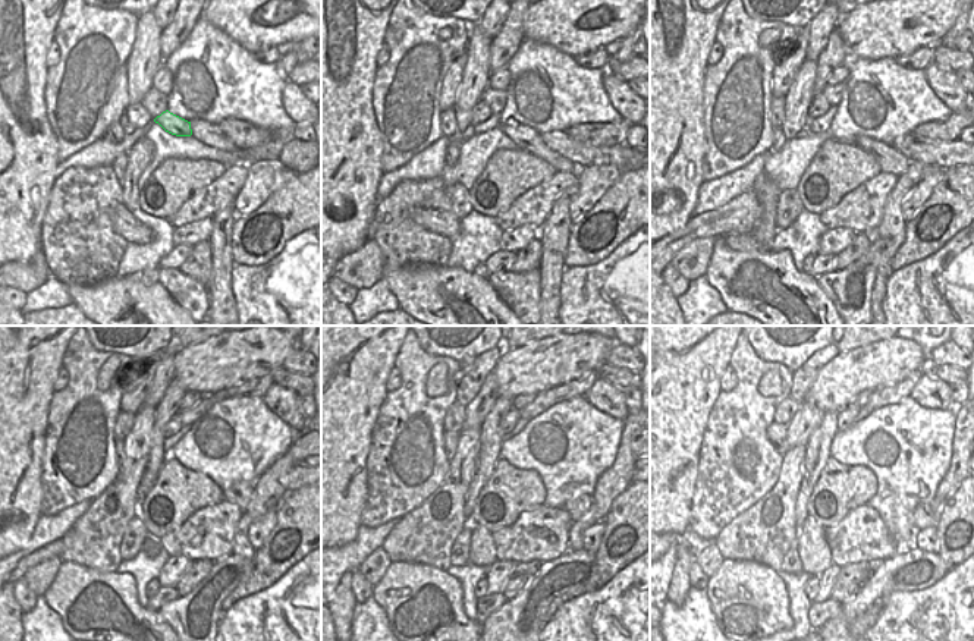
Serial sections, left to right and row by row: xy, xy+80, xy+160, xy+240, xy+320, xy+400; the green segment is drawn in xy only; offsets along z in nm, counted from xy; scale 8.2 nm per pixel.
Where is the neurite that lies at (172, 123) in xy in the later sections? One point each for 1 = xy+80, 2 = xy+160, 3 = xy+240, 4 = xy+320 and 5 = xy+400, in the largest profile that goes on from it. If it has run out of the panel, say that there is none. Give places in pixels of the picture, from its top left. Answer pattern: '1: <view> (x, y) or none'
1: xy+80 (525, 138)
2: xy+160 (891, 160)
3: xy+240 (239, 493)
4: xy+320 (578, 506)
5: xy+400 (924, 515)

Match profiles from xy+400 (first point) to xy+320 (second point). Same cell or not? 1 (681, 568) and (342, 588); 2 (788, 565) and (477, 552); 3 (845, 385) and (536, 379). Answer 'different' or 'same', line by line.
1: same
2: different
3: same

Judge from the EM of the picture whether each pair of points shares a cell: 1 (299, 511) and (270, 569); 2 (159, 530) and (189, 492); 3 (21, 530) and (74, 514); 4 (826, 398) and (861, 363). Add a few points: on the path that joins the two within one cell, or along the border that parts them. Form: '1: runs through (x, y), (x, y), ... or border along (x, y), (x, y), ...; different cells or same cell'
1: runs through (297, 525), (269, 555); same cell
2: runs through (169, 524), (179, 502); same cell
3: border along (41, 514), (30, 541), (15, 553); different cells
4: runs through (833, 389), (852, 371); same cell

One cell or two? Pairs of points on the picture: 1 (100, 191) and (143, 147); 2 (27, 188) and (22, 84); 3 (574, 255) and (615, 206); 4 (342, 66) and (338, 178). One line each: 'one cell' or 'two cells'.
1: two cells
2: one cell
3: one cell
4: one cell

